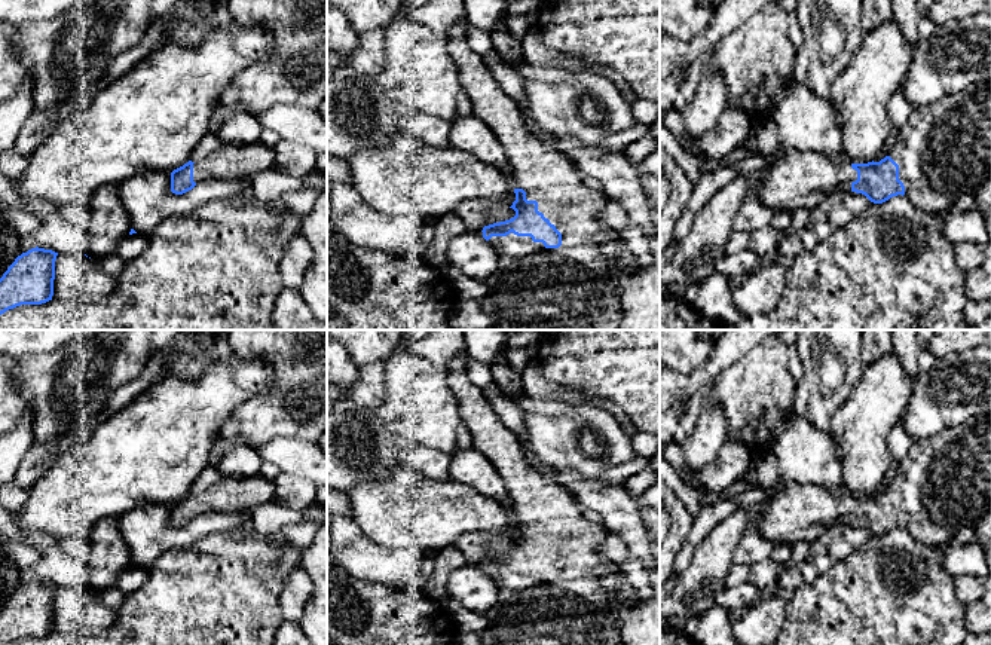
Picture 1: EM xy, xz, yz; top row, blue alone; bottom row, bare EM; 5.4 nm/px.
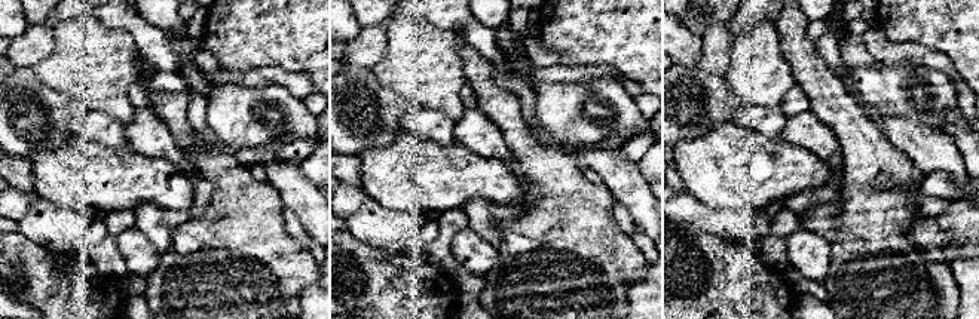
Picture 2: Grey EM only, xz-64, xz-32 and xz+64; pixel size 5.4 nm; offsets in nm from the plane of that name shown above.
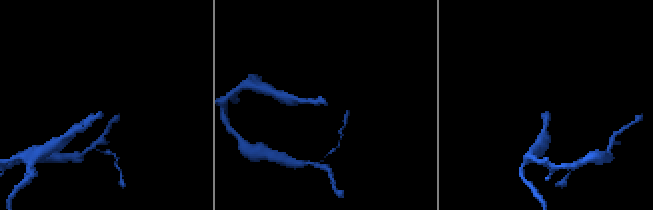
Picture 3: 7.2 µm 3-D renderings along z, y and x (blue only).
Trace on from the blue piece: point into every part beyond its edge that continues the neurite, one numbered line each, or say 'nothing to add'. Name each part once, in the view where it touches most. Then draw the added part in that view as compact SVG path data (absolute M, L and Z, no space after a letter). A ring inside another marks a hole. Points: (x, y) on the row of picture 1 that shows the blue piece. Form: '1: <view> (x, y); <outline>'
1: xz (574, 287); M455 24L446 36L472 114L501 141L510 165L511 187L523 189L527 201L536 201L538 211L562 233L559 248L545 248L542 242L513 232L492 236L489 242L496 250L498 269L484 281L487 293L478 300L481 311L493 320L495 330L620 330L620 282L640 266L624 242L617 242L620 254L614 263L602 254L606 242L599 239L605 226L600 211L608 204L606 195L588 189L575 163L530 128L516 100L495 80L484 59L467 45L467 30L468 24Z

